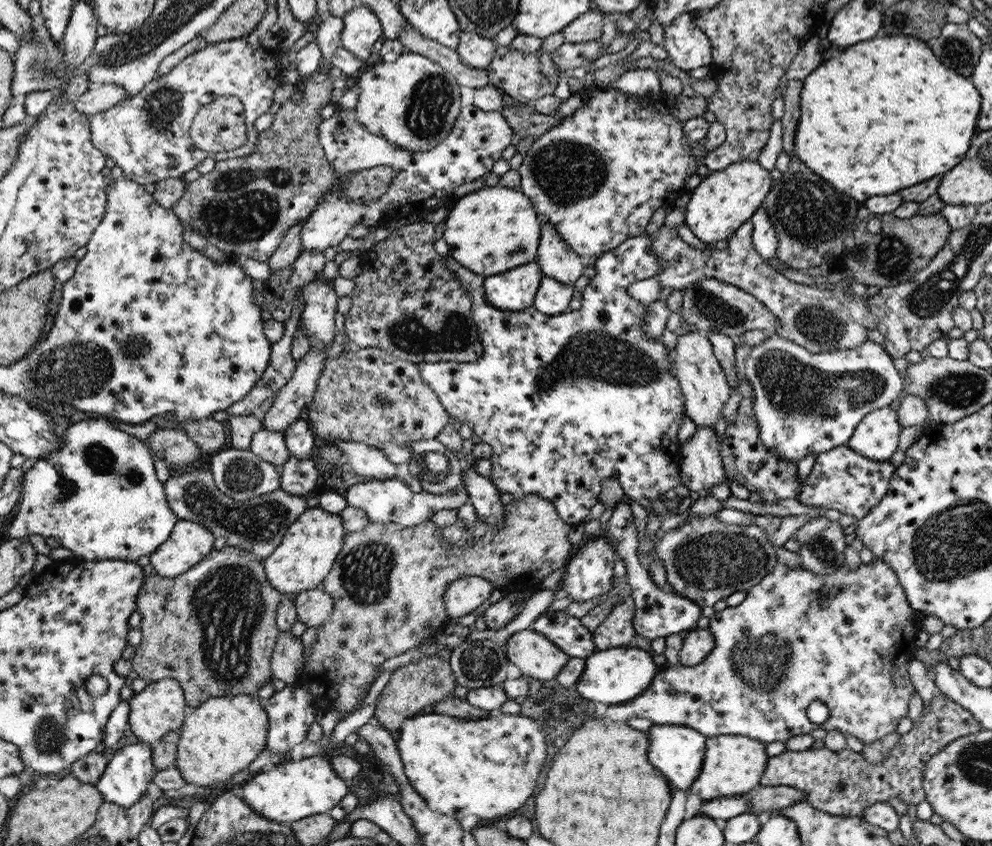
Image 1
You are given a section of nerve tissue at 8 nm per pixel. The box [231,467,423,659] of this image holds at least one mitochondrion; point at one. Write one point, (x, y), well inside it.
(366, 571)

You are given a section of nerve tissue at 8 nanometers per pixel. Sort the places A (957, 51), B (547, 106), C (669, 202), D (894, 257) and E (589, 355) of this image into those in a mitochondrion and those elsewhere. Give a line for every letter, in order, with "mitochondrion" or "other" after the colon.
A: mitochondrion
B: other
C: other
D: mitochondrion
E: mitochondrion

